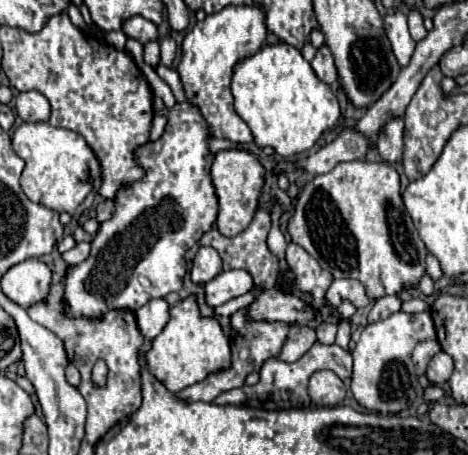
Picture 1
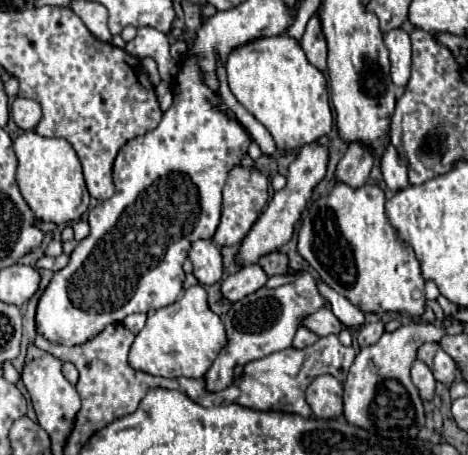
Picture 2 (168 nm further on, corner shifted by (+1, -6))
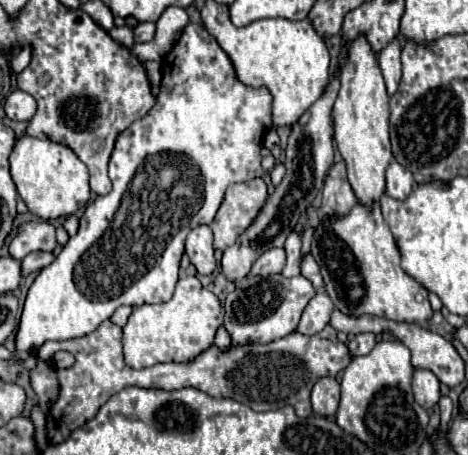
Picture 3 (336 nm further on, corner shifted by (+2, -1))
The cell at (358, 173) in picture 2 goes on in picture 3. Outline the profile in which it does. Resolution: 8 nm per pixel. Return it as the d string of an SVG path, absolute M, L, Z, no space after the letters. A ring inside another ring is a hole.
M340 161L326 175L324 191L322 191L322 211L324 211L324 215L342 217L356 203L358 203L358 199L356 199L354 189L352 189L352 185L348 181L346 163Z

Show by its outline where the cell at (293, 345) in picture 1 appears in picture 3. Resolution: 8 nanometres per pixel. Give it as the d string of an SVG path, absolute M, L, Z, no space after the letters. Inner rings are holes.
M316 293L316 297L308 303L308 307L302 313L298 333L308 335L308 337L320 333L330 321L332 309L334 309L334 305L332 305L330 297L326 293Z

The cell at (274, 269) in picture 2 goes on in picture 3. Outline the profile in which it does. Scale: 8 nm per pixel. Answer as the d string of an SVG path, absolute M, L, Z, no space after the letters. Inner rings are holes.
M290 233L290 237L286 239L286 265L282 269L282 275L284 277L294 277L294 275L300 275L300 247L302 247L302 241L296 233Z

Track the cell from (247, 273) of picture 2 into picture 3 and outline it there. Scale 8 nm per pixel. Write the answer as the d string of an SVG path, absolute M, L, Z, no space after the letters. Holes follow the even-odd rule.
M270 249L264 255L260 255L256 259L256 263L252 265L248 277L256 277L256 275L272 275L272 273L280 273L282 267L286 263L286 253L284 249Z

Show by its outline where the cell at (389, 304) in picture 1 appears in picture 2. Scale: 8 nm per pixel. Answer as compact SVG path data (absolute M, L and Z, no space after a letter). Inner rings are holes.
M383 322L365 324L365 326L359 330L359 336L357 336L359 348L363 348L363 346L373 346L381 336L383 336Z

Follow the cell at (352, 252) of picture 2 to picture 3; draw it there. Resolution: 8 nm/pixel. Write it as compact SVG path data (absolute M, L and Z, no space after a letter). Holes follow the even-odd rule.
M356 203L352 211L344 217L320 217L320 225L314 229L312 257L320 265L322 277L326 281L328 297L342 313L354 317L370 313L390 321L426 323L430 309L430 317L432 317L432 307L428 305L428 291L400 267L400 251L390 233L390 227L386 225L380 213L380 203L372 203L370 207Z

